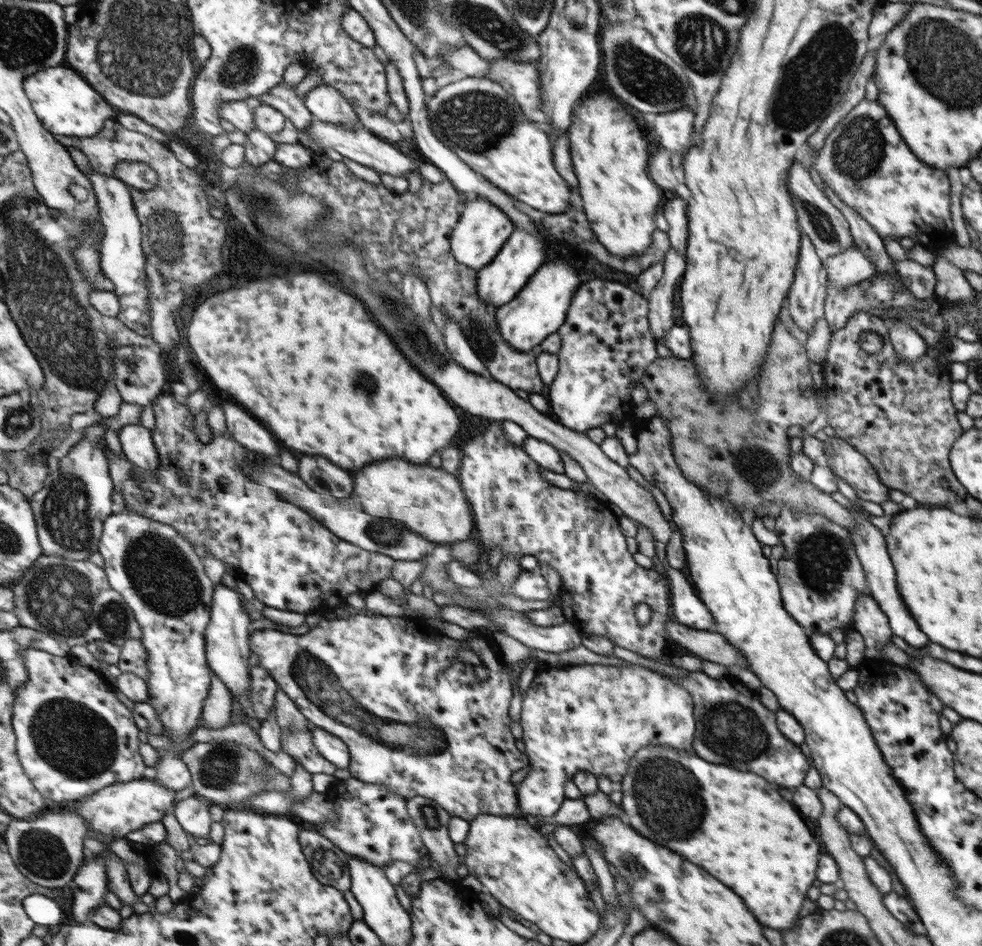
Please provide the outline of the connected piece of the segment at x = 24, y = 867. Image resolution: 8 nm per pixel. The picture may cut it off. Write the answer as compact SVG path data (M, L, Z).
M70 810L52 812L34 822L14 818L4 836L16 864L30 880L39 886L60 889L71 886L85 864L88 852L84 847L84 840L89 837L91 830L90 823L78 810Z

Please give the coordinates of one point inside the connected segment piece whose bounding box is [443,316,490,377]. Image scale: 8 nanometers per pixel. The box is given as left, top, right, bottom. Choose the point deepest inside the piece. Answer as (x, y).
(460, 350)

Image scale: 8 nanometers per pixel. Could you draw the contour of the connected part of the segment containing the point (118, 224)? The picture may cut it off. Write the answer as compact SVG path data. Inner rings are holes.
M92 169L86 173L95 184L99 194L101 216L105 224L105 236L102 245L103 271L116 284L116 294L120 296L122 312L118 318L124 321L128 328L132 328L141 336L154 333L152 328L153 308L151 307L150 289L147 284L149 276L147 265L149 259L145 253L143 222L136 210L135 200L131 187L118 177L110 177Z

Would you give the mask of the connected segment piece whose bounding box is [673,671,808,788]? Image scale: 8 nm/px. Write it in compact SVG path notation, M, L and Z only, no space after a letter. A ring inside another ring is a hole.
M690 671L686 676L674 677L682 688L686 688L694 700L694 715L698 721L696 748L698 756L714 764L728 764L730 768L740 768L742 772L756 772L758 776L768 776L772 784L784 788L798 788L804 785L808 772L806 756L796 743L788 740L779 731L778 720L762 702L745 686L732 684L721 677L711 678L704 671Z

